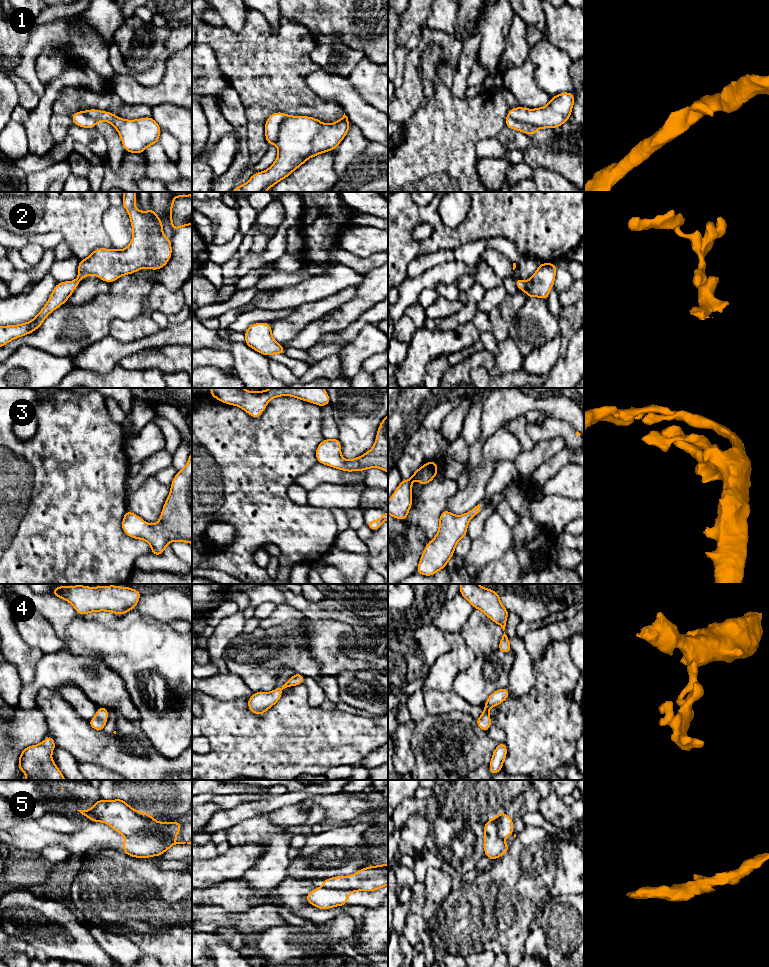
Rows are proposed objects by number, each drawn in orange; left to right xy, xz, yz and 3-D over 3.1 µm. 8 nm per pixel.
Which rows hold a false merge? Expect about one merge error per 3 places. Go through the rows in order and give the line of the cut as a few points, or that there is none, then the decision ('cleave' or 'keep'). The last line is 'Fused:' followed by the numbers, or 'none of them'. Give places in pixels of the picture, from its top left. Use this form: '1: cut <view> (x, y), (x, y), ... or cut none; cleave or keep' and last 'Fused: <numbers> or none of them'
1: cut yz (507, 114), (516, 120), (538, 127); cleave
2: cut none; keep
3: cut none; keep
4: cut none; keep
5: cut xy (169, 834), (167, 836), (127, 836); cleave
Fused: 1, 5

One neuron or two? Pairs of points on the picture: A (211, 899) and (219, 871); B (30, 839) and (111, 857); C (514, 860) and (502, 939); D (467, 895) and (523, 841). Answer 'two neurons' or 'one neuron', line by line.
A: two neurons
B: two neurons
C: one neuron
D: one neuron

